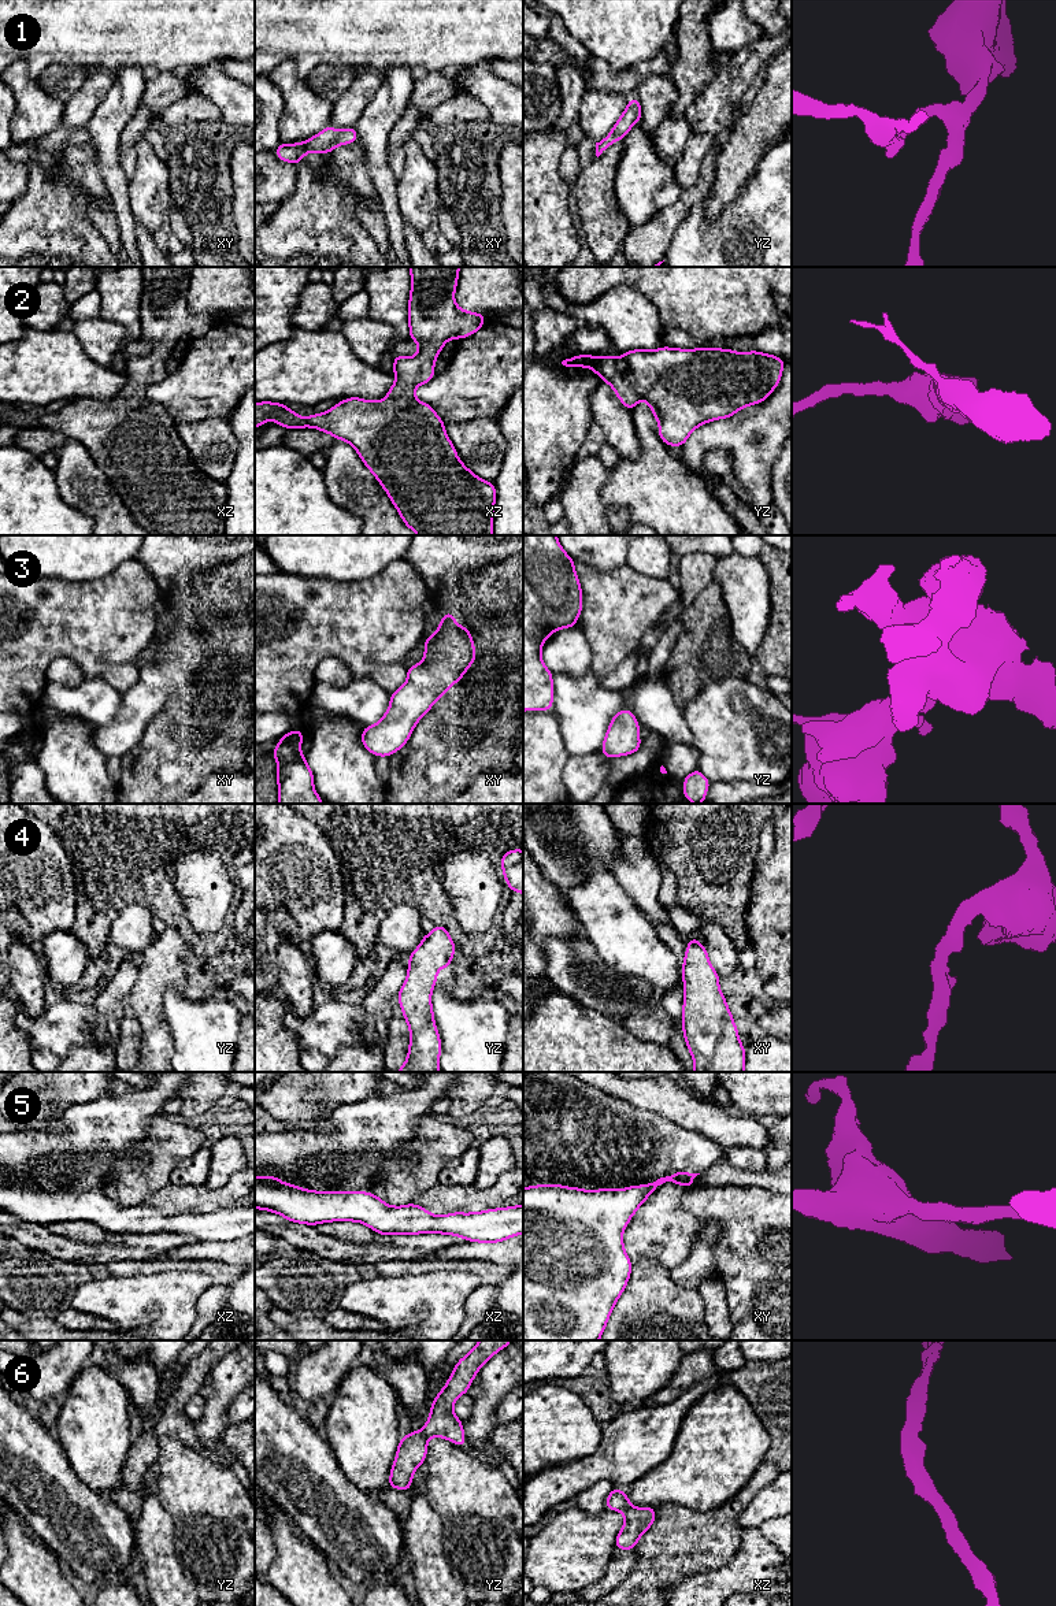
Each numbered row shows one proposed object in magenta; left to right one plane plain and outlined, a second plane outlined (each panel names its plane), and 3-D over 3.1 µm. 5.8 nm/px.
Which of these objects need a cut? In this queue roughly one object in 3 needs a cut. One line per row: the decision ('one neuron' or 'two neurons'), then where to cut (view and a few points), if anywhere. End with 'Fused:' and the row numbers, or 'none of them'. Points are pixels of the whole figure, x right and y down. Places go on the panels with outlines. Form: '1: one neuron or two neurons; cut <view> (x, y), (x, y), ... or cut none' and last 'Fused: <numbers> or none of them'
1: one neuron; cut none
2: one neuron; cut none
3: one neuron; cut none
4: one neuron; cut none
5: one neuron; cut none
6: one neuron; cut none
Fused: none of them

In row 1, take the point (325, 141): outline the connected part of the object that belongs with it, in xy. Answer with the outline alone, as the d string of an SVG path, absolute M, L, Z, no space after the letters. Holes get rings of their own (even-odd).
M327 126L316 136L300 144L279 144L274 153L279 160L301 164L301 157L308 152L330 153L336 146L357 141L356 126L342 131Z

